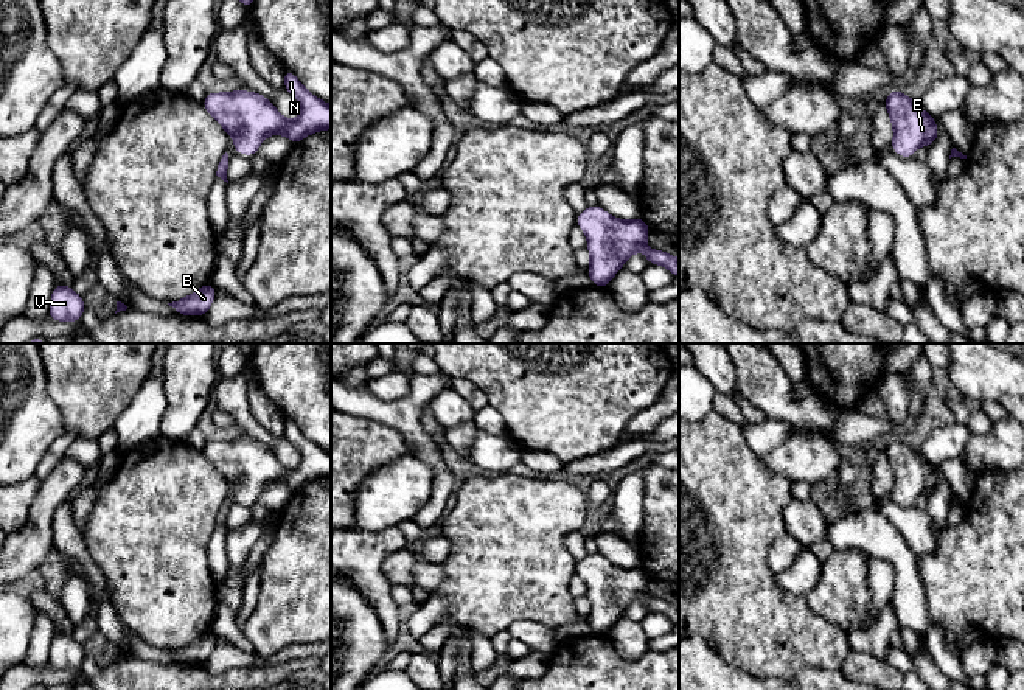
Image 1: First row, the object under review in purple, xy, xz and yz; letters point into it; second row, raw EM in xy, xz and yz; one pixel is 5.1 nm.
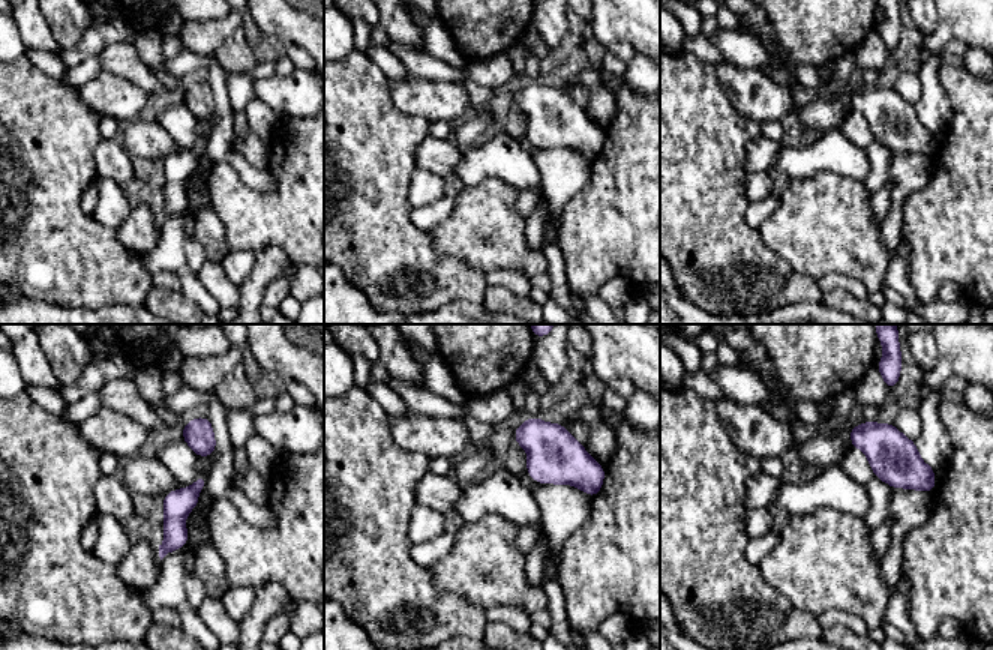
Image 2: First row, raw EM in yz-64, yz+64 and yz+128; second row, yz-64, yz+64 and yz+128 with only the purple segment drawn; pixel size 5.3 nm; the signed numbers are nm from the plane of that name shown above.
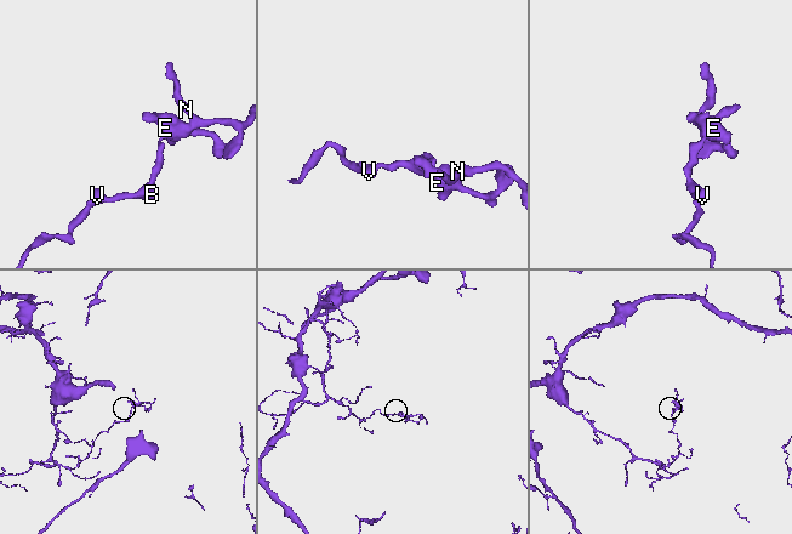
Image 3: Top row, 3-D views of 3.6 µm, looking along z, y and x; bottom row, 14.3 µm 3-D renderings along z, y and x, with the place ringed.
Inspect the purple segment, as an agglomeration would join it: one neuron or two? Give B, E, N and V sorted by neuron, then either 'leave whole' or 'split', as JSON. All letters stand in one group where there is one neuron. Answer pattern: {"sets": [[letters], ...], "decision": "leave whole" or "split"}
{"sets": [["B", "E", "N", "V"]], "decision": "leave whole"}

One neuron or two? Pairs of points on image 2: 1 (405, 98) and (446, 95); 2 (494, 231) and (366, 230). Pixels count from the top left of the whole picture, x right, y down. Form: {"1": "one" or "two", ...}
{"1": "one", "2": "two"}

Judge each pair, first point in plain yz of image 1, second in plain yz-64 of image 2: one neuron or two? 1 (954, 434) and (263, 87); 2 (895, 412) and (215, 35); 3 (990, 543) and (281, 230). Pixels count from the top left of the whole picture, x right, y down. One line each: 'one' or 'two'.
1: two
2: one
3: one

